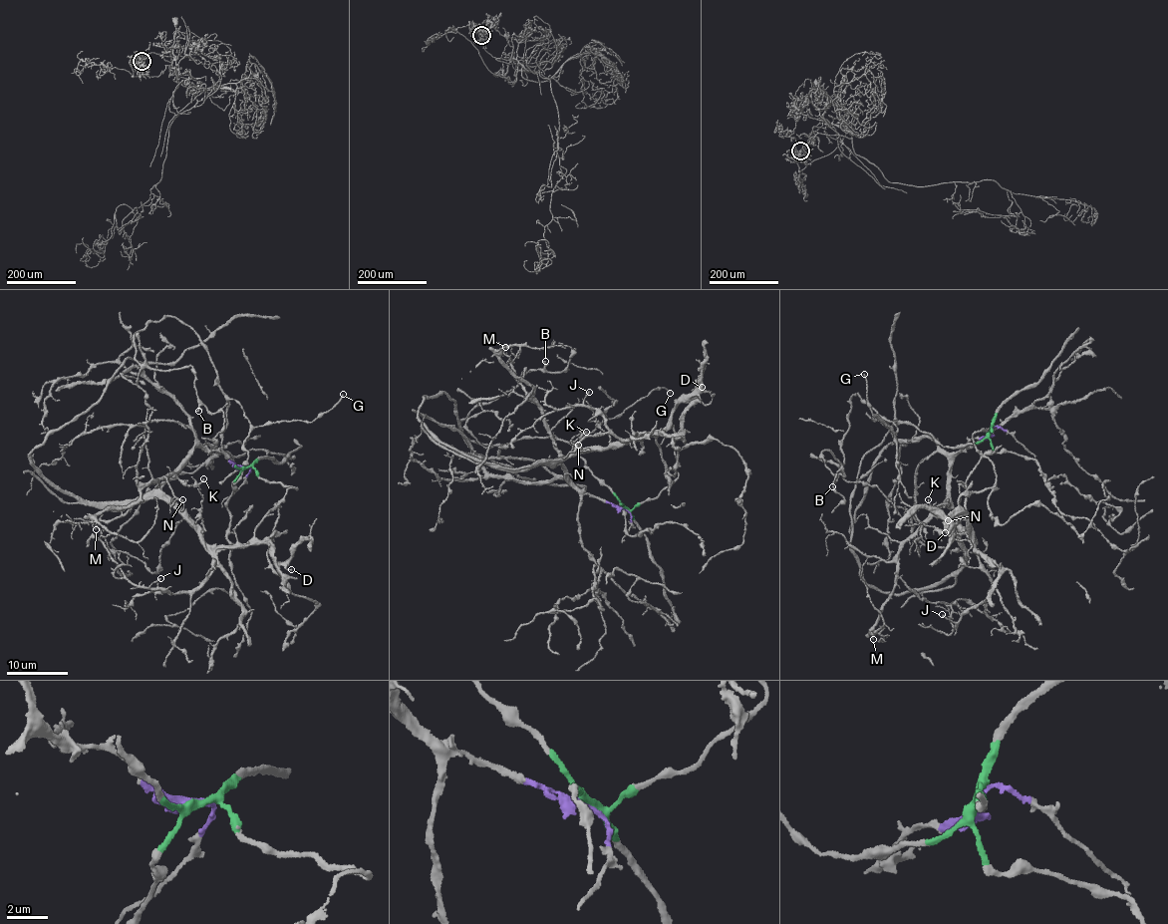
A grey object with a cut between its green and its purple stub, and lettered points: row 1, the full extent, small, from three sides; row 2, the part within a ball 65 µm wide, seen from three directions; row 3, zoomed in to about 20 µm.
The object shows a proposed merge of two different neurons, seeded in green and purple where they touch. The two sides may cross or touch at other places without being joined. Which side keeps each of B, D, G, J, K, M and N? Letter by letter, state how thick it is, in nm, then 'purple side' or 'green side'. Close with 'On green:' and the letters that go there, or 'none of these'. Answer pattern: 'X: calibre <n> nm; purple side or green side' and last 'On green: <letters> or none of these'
B: calibre 170 nm; green side
D: calibre 130 nm; purple side
G: calibre 150 nm; green side
J: calibre 150 nm; purple side
K: calibre 120 nm; purple side
M: calibre 110 nm; purple side
N: calibre 130 nm; purple side
On green: B, G

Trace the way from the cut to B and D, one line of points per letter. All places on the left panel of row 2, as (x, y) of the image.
B: (245, 466), (222, 451), (228, 407), (213, 362), (164, 315), (136, 334), (136, 361), (192, 367), (198, 411)
D: (245, 466), (196, 448), (160, 493), (208, 544), (258, 541), (292, 569)

